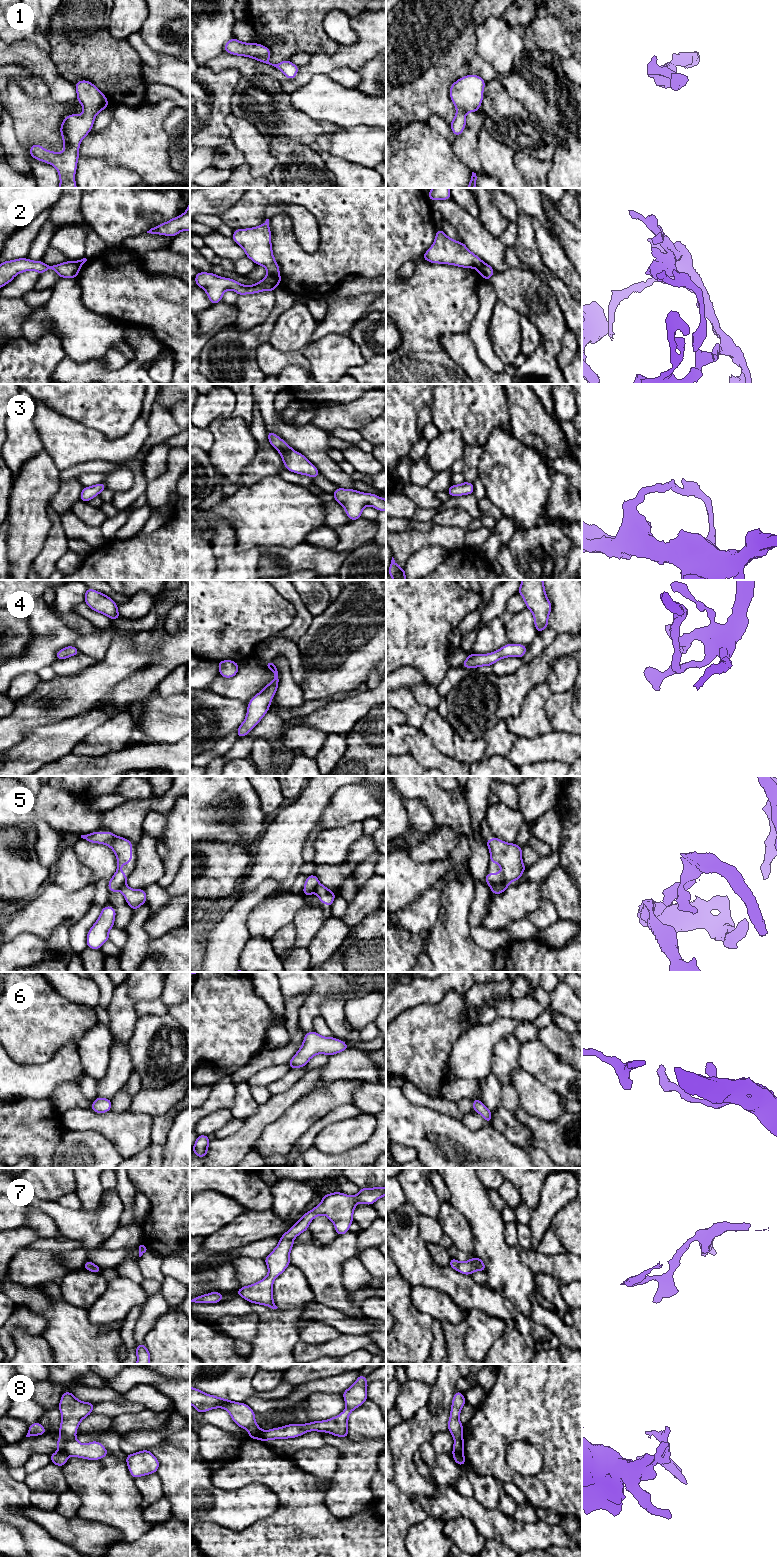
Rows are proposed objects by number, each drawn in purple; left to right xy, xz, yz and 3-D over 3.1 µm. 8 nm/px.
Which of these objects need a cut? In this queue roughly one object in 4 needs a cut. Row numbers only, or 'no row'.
2, 5, 8

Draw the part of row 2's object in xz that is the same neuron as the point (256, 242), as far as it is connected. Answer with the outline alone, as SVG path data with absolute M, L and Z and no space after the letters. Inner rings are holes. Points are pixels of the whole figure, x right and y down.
M269 219L257 227L234 230L232 239L243 248L246 257L266 268L267 275L264 279L279 286L282 279L279 265L273 256Z

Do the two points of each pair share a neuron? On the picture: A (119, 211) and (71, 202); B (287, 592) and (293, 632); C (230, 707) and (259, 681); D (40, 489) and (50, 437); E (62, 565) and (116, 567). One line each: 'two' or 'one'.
A: two
B: one
C: two
D: two
E: two

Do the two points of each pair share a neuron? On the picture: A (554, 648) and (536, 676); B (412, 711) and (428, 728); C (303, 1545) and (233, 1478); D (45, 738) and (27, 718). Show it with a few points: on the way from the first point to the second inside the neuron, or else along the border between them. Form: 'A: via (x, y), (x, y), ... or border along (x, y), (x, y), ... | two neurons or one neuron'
A: via (550, 655), (538, 669) | one neuron
B: border along (429, 709), (420, 728) | two neurons
C: via (301, 1519), (301, 1509), (268, 1476), (259, 1476) | one neuron
D: border along (58, 722), (27, 729), (19, 743) | two neurons

